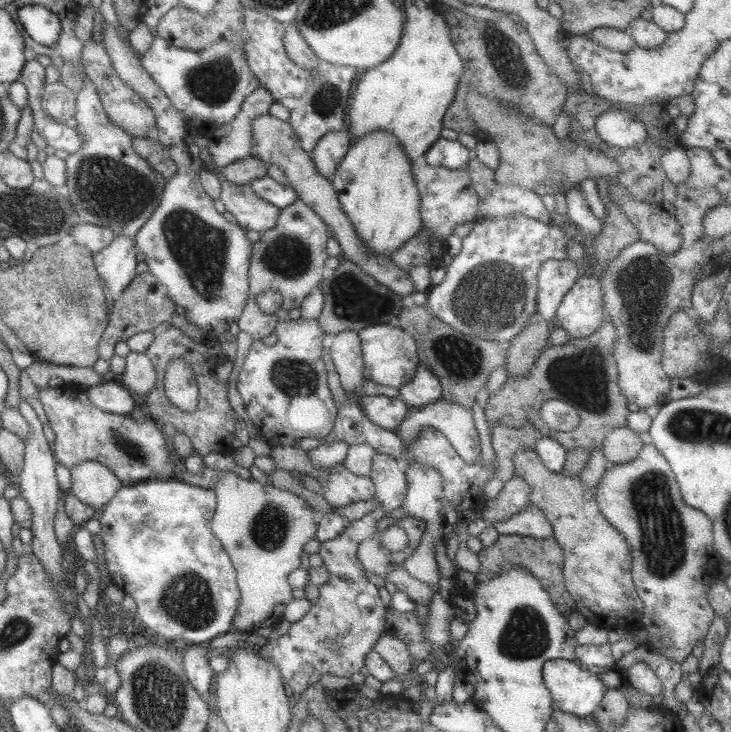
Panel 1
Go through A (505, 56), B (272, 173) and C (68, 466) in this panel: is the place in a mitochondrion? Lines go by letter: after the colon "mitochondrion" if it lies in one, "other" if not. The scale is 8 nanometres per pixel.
A: mitochondrion
B: other
C: other

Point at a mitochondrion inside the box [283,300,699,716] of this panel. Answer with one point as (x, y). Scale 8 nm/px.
(662, 534)

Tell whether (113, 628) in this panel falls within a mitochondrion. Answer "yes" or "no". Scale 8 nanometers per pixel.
no

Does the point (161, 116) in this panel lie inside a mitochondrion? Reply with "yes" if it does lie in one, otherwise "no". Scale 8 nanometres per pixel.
no

